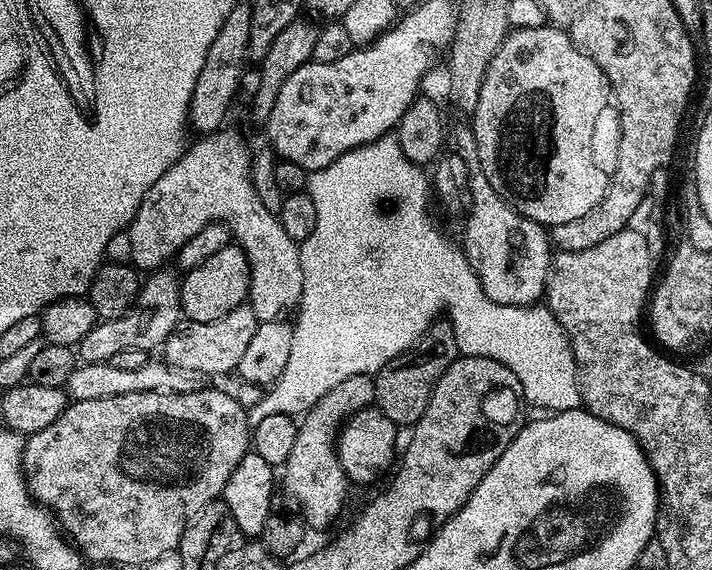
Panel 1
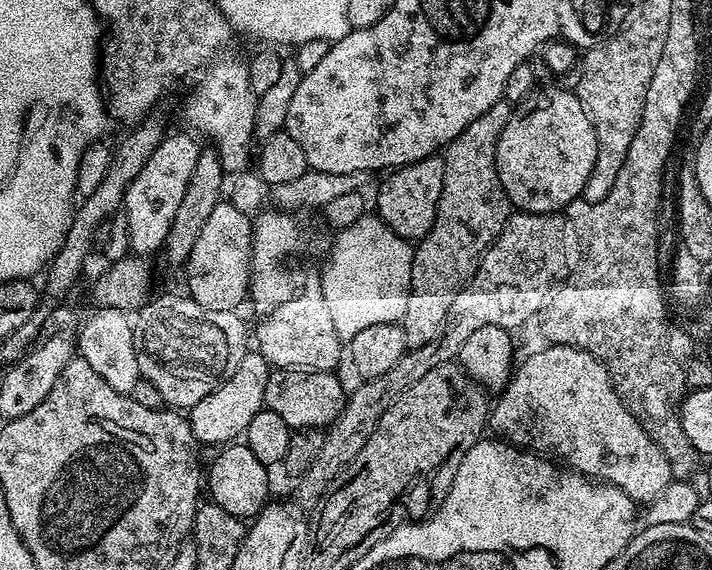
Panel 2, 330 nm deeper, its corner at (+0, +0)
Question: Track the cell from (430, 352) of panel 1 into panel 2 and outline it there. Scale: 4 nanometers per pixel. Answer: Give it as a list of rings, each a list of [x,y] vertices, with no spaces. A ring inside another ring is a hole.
[[[501,99],[486,114],[474,118],[458,138],[449,142],[444,158],[444,185],[442,198],[438,202],[438,210],[434,218],[434,226],[424,239],[415,245],[412,254],[412,273],[410,274],[410,290],[406,298],[406,314],[402,321],[404,337],[409,349],[422,346],[426,342],[434,342],[446,326],[446,314],[450,314],[450,305],[454,298],[468,285],[468,279],[476,273],[476,267],[484,256],[484,251],[500,236],[508,217],[513,215],[514,209],[508,203],[508,195],[504,192],[502,182],[498,178],[496,169],[496,143],[510,118],[513,105]]]

